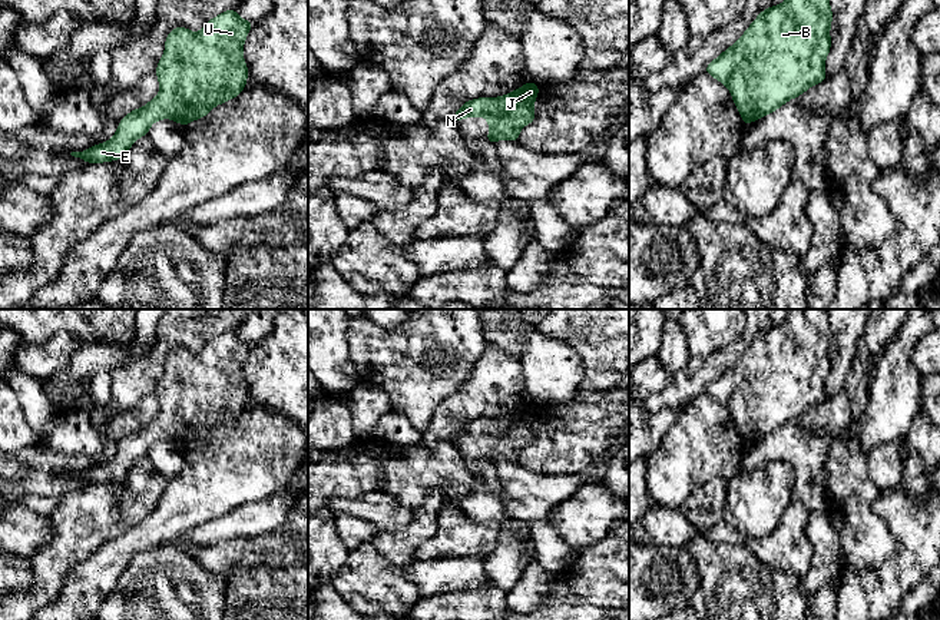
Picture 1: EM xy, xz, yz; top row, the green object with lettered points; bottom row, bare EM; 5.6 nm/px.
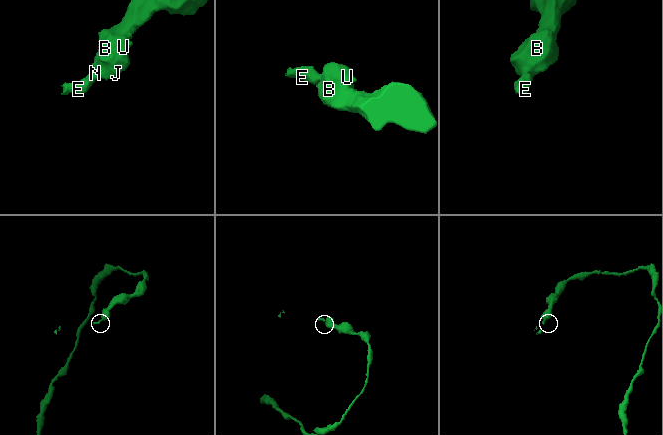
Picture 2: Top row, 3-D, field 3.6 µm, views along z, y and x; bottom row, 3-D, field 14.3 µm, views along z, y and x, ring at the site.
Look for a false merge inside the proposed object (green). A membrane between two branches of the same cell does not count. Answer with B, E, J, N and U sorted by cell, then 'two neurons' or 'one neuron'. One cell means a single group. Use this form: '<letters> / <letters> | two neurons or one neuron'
B E J N U | one neuron

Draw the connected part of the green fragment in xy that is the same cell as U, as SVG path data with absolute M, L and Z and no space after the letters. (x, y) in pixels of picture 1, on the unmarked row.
M229 329L209 339L198 354L183 347L172 349L165 361L165 372L156 385L159 415L145 427L125 435L119 441L116 454L107 462L70 475L86 484L123 480L139 458L148 457L155 442L171 440L186 447L193 441L203 440L215 427L239 417L249 397L244 381L244 364L252 348L252 341L241 339L236 329Z

